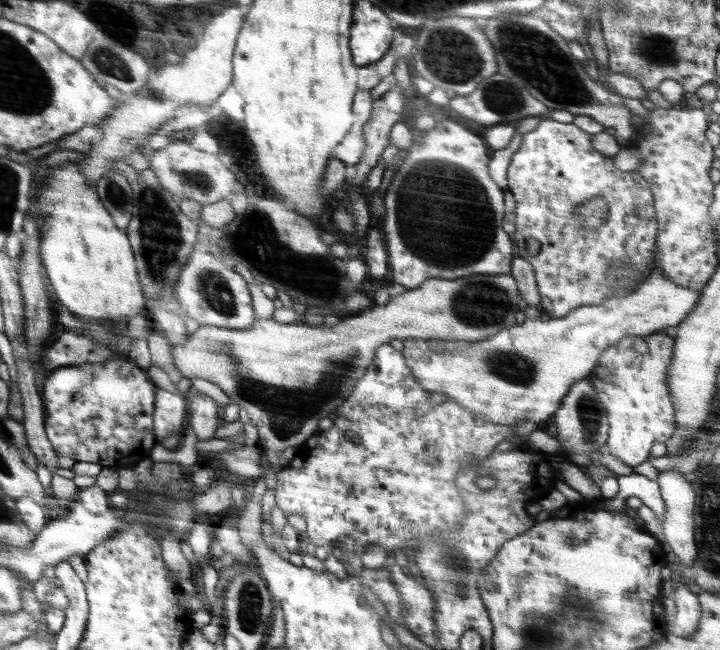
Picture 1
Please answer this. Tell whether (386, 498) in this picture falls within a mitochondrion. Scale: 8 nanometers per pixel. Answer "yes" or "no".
no

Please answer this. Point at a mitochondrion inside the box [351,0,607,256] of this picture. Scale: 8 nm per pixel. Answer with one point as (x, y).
(535, 58)

